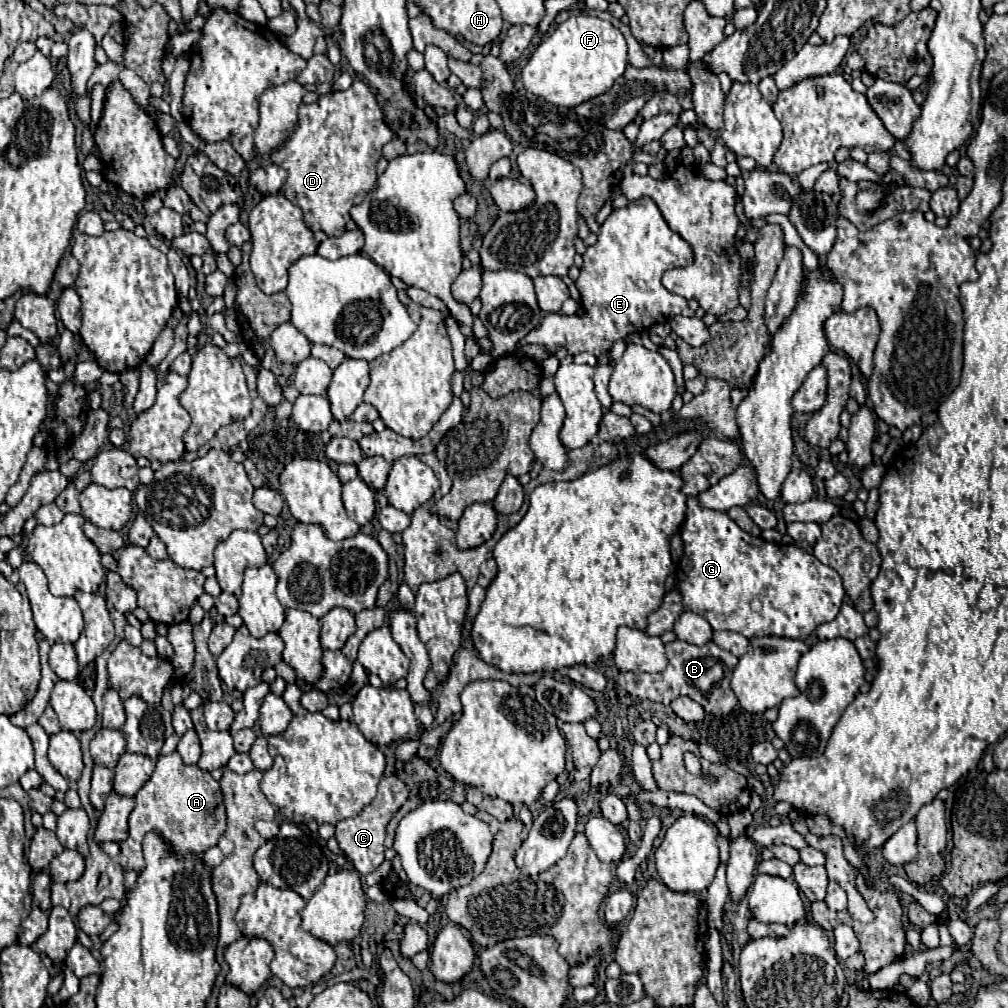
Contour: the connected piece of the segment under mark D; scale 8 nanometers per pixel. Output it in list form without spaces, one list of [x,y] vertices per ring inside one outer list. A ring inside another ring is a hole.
[[[354,80],[344,92],[328,92],[314,104],[302,104],[296,130],[272,152],[270,160],[288,170],[282,194],[302,208],[306,226],[312,232],[324,230],[328,236],[340,236],[350,220],[350,208],[374,190],[380,150],[392,138],[394,134],[384,126],[374,90],[364,80]]]

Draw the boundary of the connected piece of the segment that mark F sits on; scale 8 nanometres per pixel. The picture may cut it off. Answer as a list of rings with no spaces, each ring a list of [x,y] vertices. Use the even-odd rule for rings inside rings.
[[[570,16],[566,22],[542,38],[528,64],[522,68],[524,88],[562,108],[576,108],[612,88],[628,64],[626,40],[610,22],[592,16]]]

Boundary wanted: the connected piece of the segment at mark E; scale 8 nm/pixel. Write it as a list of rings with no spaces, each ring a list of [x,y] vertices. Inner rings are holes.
[[[640,198],[630,202],[626,208],[614,210],[606,222],[598,230],[598,242],[594,246],[588,246],[584,252],[584,266],[580,270],[580,276],[576,280],[576,286],[580,290],[580,300],[582,308],[586,314],[582,316],[566,316],[559,313],[551,313],[544,316],[538,328],[534,328],[530,334],[524,336],[524,344],[538,344],[544,346],[550,354],[554,354],[558,348],[566,348],[568,354],[578,354],[578,352],[592,352],[598,358],[598,364],[612,364],[612,358],[608,356],[610,348],[626,338],[628,334],[642,332],[650,328],[656,322],[666,322],[678,314],[682,316],[694,316],[694,310],[690,310],[686,298],[676,296],[668,292],[662,286],[662,274],[672,268],[686,266],[692,258],[692,248],[690,244],[680,238],[676,232],[672,232],[662,218],[658,206],[650,198]]]

